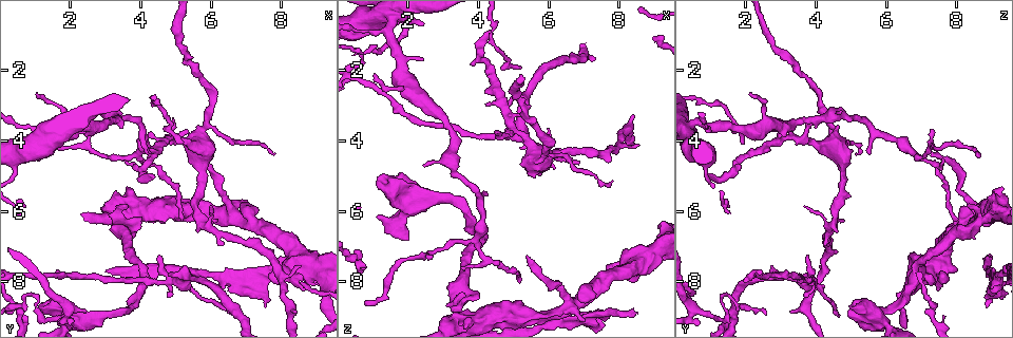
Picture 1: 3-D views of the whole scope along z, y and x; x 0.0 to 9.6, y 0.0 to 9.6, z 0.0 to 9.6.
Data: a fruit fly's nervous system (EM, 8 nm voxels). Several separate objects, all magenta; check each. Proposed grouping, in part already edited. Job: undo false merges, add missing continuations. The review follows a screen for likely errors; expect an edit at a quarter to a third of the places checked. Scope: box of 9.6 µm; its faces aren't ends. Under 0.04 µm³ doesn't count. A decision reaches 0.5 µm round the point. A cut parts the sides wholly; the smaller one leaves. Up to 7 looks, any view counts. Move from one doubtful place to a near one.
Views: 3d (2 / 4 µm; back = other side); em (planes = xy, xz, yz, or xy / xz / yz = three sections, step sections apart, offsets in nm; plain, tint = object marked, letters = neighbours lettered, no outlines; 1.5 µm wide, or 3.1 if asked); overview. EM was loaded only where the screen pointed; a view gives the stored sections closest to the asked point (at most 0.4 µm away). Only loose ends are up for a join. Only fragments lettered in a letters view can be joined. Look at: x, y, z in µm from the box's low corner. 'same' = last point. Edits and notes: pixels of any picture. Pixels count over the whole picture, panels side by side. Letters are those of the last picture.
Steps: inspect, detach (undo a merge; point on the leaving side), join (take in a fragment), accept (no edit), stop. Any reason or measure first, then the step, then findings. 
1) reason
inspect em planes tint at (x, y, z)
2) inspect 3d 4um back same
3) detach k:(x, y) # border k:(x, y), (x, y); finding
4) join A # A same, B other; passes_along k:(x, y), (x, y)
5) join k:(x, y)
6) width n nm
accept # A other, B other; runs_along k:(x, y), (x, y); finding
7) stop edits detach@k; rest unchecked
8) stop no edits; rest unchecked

calibre changes
inspect 3d 4um back at (5.65, 4.20, 4.30)

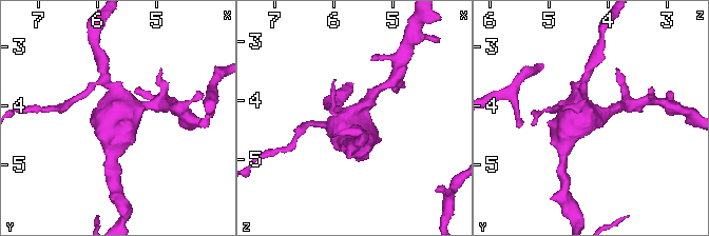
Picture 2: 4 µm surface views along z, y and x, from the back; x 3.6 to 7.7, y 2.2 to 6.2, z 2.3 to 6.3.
inspect em planes letters at (5.65, 4.15, 4.25)

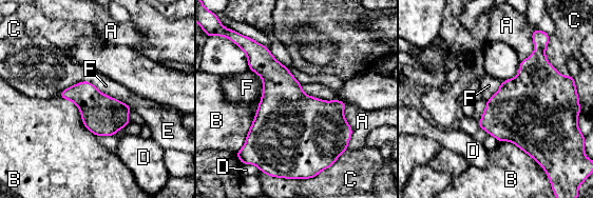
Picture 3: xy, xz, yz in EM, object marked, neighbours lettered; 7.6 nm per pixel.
width 300 nm
accept # A other, B other, C other, D other, E other, F other; border 3:(58, 95), (96, 136); one neuron here

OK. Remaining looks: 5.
tapers out
inspect em planes letters at (4.30, 4.95, 0.90)

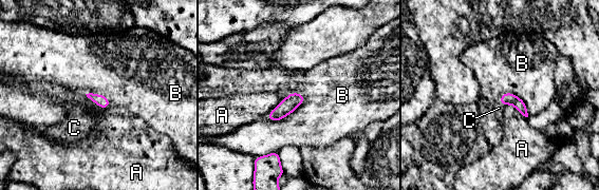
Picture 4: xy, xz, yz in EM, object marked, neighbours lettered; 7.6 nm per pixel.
join C # A other, B other, C same; passes_along 4:(103, 101), (97, 103), (75, 127); the neuron continues

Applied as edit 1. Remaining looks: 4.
stop edits join@4; rest unchecked

